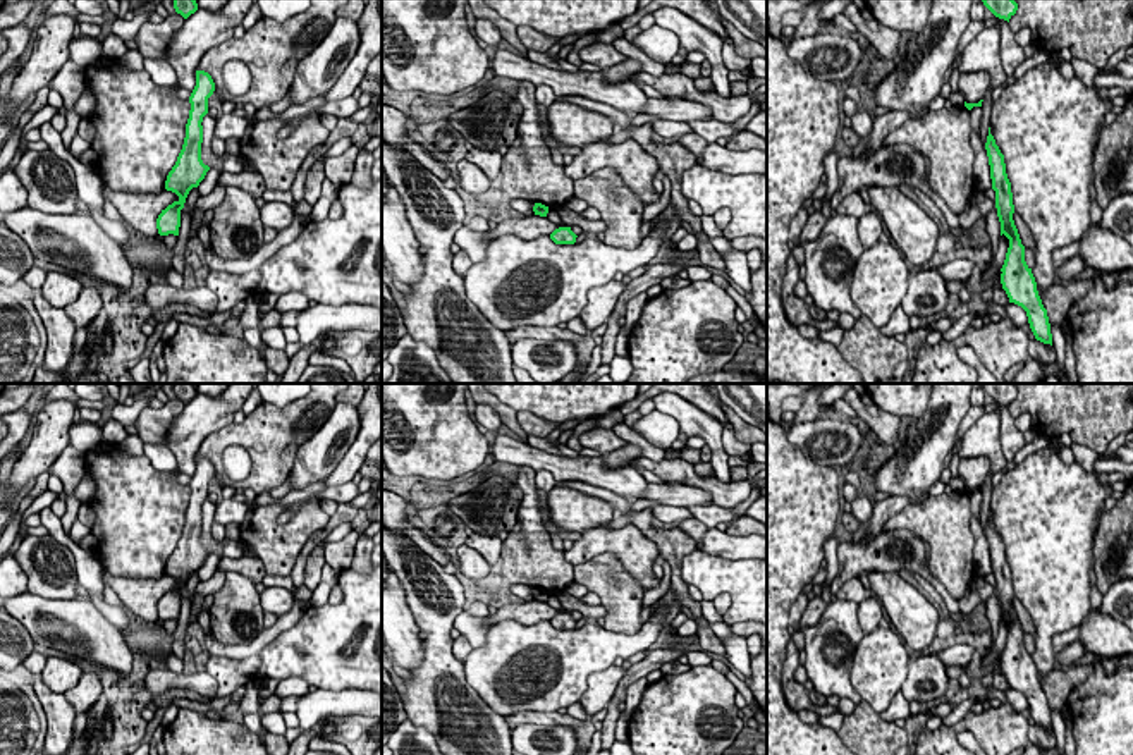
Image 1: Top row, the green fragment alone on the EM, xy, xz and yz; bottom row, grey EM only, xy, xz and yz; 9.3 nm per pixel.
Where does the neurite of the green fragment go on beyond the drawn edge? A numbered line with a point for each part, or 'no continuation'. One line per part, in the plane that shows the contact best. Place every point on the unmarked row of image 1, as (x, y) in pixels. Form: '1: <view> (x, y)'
no continuation

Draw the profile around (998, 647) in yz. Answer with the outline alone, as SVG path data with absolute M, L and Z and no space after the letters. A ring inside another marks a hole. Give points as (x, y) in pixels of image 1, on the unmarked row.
M1004 619L999 621L999 635L997 635L997 638L995 638L990 652L983 659L983 666L994 664L995 659L1002 654L1004 645L1006 645L1007 633L1009 633L1009 624Z

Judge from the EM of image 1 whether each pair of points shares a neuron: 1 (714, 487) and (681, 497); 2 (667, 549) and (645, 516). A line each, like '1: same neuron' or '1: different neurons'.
1: different neurons
2: same neuron

